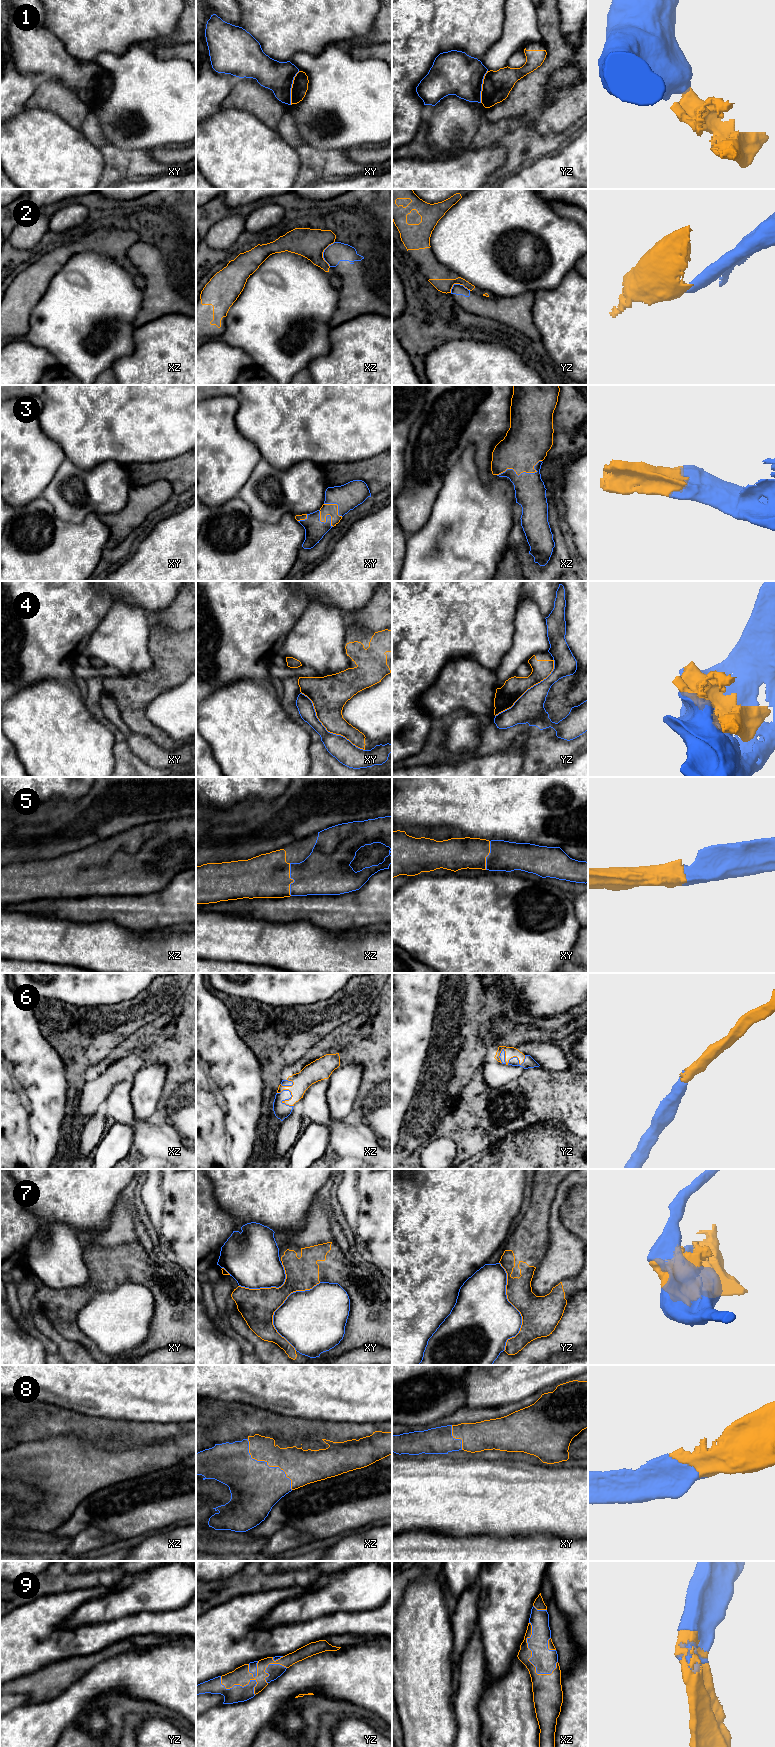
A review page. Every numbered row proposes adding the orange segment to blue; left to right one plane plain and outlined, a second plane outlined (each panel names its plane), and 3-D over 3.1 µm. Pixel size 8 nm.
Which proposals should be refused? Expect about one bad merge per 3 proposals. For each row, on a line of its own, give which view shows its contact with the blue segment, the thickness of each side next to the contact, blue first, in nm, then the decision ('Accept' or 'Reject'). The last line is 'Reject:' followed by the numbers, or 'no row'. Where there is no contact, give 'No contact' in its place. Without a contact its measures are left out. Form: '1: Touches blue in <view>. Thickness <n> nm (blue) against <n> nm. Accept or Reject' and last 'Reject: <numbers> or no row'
1: Touches blue in xy. Thickness 240 nm (blue) against 130 nm. Reject
2: Touches blue in xz. Thickness 160 nm (blue) against 240 nm. Reject
3: Touches blue in xz. Thickness 260 nm (blue) against 360 nm. Accept
4: Touches blue in xy. Thickness 180 nm (blue) against 260 nm. Reject
5: Touches blue in xz. Thickness 360 nm (blue) against 360 nm. Accept
6: Touches blue in yz. Thickness 90 nm (blue) against 90 nm. Accept
7: Touches blue in yz. Thickness 460 nm (blue) against 300 nm. Reject
8: Touches blue in xz. Thickness 400 nm (blue) against 240 nm. Accept
9: Touches blue in yz. Thickness 140 nm (blue) against 150 nm. Accept
Reject: 1, 2, 4, 7

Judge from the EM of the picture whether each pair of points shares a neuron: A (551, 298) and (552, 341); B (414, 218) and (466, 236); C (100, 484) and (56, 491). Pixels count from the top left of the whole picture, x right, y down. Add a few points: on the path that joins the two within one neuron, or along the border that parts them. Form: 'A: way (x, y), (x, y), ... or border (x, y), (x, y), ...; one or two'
A: way (552, 309), (552, 330); one
B: border (451, 207), (438, 221), (432, 231), (430, 248); two
C: way (89, 489), (67, 491); one

